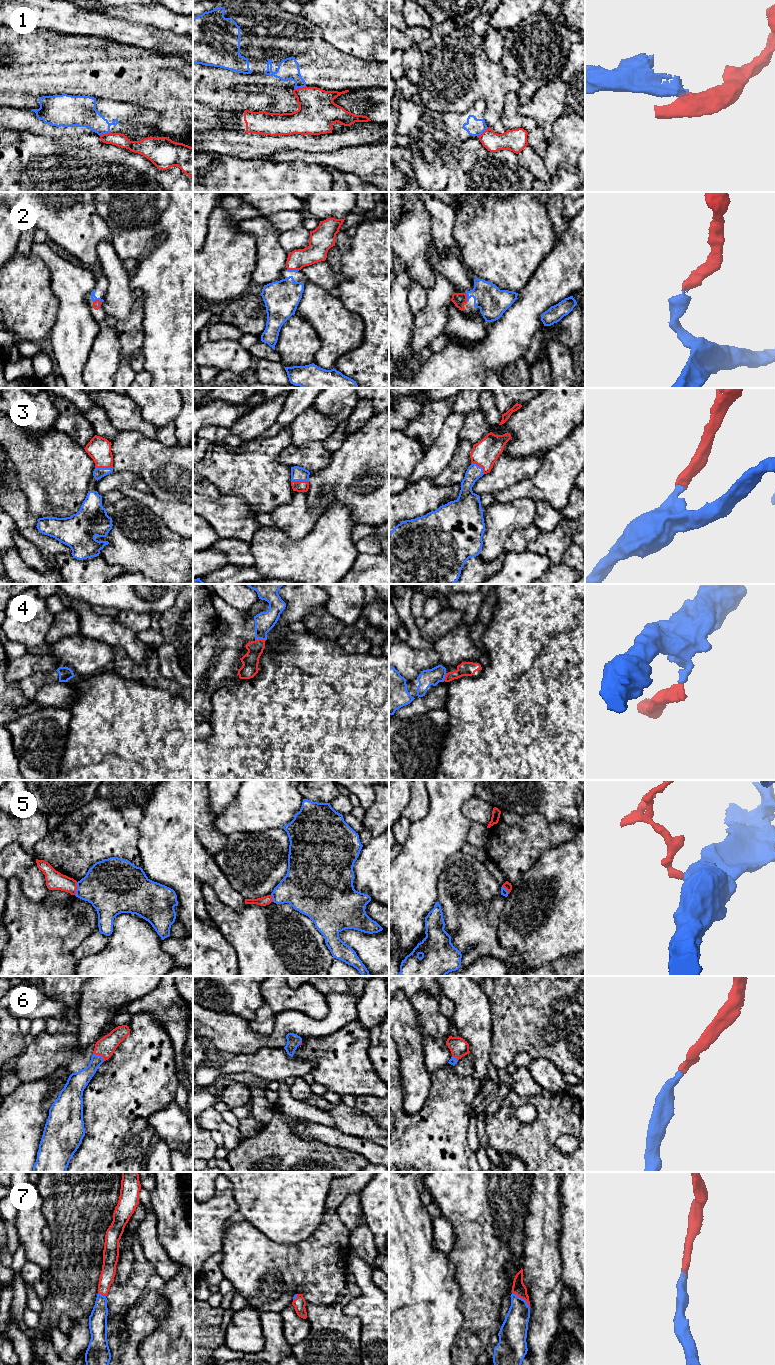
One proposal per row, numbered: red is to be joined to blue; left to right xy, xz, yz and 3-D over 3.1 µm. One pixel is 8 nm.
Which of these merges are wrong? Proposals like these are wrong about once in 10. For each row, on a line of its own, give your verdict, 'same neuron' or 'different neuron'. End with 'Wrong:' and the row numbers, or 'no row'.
1: different neuron
2: same neuron
3: same neuron
4: different neuron
5: different neuron
6: same neuron
7: same neuron
Wrong: 1, 4, 5

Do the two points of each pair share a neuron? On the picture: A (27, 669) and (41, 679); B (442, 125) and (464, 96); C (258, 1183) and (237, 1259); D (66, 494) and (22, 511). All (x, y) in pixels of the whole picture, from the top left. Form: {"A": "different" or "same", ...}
{"A": "different", "B": "different", "C": "different", "D": "different"}

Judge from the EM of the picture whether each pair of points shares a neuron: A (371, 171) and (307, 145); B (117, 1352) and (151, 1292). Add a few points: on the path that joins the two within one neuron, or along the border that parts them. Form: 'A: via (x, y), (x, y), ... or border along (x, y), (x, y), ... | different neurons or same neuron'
A: border along (344, 146), (332, 150), (298, 150) | different neurons
B: via (133, 1339), (137, 1332), (139, 1316), (143, 1308) | same neuron

